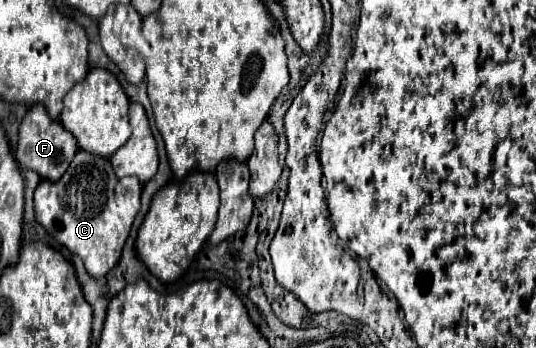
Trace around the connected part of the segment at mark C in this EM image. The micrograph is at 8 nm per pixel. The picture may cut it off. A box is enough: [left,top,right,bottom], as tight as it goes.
[34,151,142,277]

